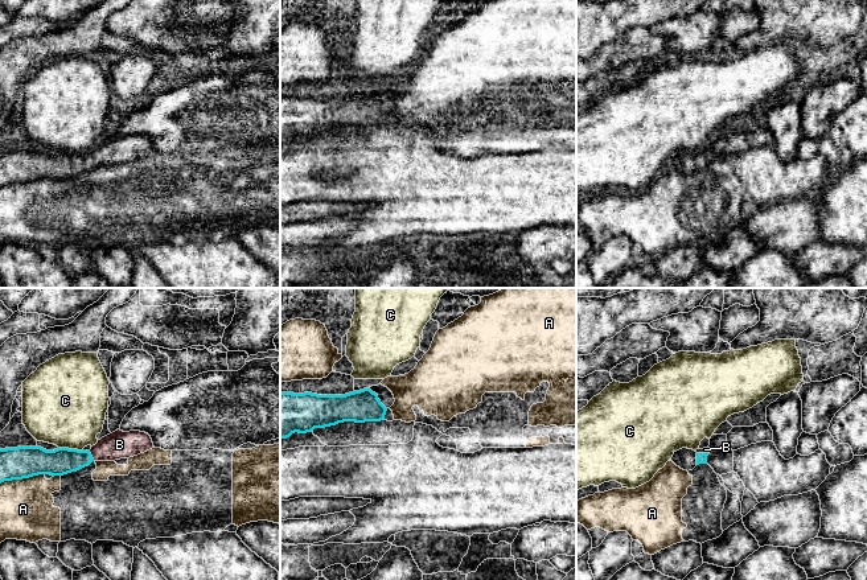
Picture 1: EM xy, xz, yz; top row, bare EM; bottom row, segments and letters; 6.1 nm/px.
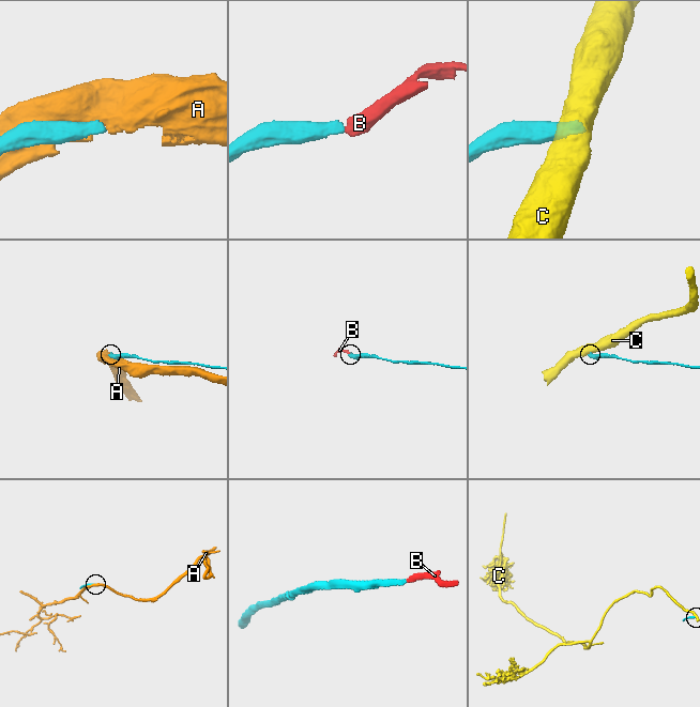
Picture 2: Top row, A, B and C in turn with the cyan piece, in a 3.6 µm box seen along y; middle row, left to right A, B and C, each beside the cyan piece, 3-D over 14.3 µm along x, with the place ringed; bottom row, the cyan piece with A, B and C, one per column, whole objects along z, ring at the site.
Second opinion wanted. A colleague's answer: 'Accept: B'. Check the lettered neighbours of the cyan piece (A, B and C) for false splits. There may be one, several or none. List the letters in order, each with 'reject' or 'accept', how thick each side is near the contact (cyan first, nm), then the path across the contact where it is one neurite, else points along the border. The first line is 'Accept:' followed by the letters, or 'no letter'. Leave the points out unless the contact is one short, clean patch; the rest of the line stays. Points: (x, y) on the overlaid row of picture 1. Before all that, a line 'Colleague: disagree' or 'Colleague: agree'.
Colleague: agree
Accept: B
A: reject; 190 nm thick on the cyan side, 340 nm on the other
B: accept; 160 nm thick on the cyan side, 170 nm on the other; runs through xy (60, 461), (91, 456), (119, 444)
C: reject; 180 nm thick on the cyan side, 460 nm on the other; border along xy (58, 447), (82, 449)

